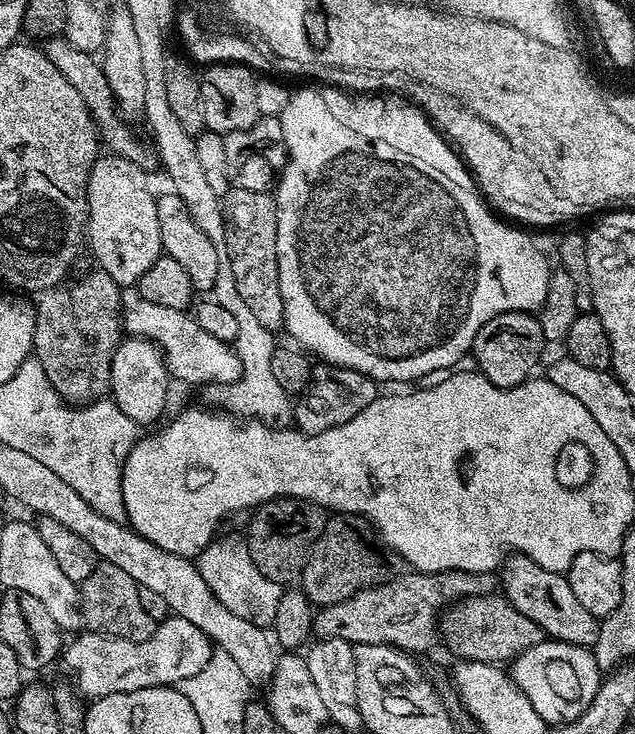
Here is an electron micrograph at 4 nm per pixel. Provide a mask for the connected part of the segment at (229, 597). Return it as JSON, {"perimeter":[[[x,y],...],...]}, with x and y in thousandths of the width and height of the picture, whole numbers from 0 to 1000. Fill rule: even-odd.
{"perimeter":[[[342,729],[328,743],[307,759],[309,775],[318,782],[324,798],[369,837],[398,847],[416,847],[428,841],[438,826],[438,815],[444,805],[443,797],[425,793],[400,771],[400,760],[394,760],[389,734],[378,730]]]}

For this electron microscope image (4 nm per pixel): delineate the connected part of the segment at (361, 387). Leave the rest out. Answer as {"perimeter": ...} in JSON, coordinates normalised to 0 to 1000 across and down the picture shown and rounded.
{"perimeter":[[[499,495],[491,503],[491,515],[482,533],[463,550],[465,582],[480,594],[499,594],[507,586],[520,586],[526,580],[539,580],[539,575],[551,575],[557,564],[573,561],[583,548],[595,538],[594,519],[576,510],[550,501],[534,501],[529,496]]]}

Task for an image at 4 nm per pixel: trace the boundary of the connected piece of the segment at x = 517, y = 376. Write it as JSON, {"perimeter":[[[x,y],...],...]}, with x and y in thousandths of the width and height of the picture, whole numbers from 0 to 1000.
{"perimeter":[[[792,425],[753,450],[743,467],[742,484],[751,505],[761,508],[781,529],[808,529],[833,516],[850,484],[857,480],[860,465],[854,455],[849,435],[836,425]]]}

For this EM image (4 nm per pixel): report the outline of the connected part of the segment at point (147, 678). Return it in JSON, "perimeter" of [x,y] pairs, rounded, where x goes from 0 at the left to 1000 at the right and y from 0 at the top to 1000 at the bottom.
{"perimeter":[[[274,838],[250,846],[243,864],[224,875],[156,866],[153,861],[137,858],[128,860],[120,869],[113,879],[99,884],[98,902],[101,899],[102,913],[113,920],[110,926],[120,943],[132,951],[280,935],[293,924],[306,924],[306,918],[312,918],[337,892],[337,879],[328,865],[312,858],[306,847],[293,847],[293,842]]]}

